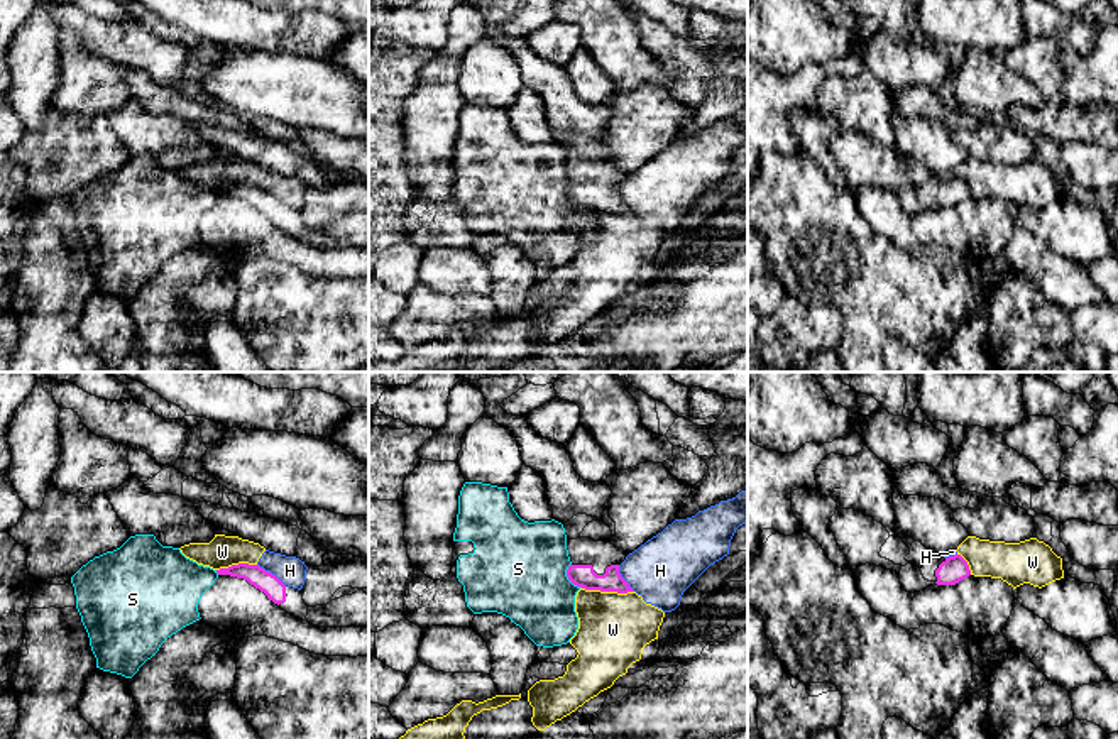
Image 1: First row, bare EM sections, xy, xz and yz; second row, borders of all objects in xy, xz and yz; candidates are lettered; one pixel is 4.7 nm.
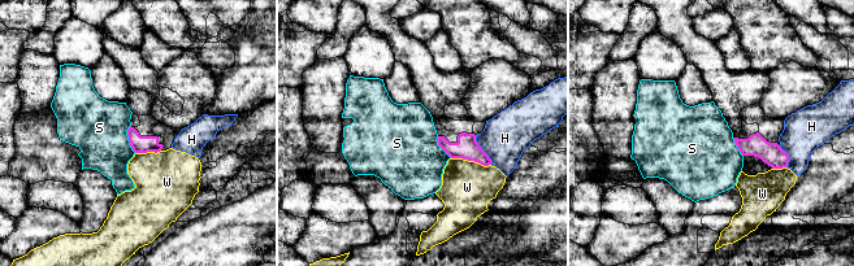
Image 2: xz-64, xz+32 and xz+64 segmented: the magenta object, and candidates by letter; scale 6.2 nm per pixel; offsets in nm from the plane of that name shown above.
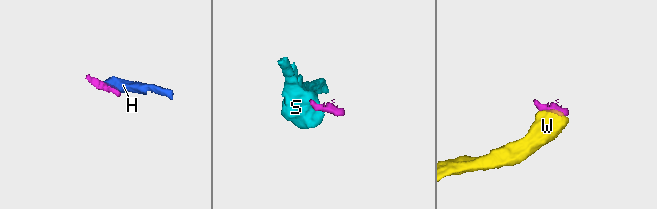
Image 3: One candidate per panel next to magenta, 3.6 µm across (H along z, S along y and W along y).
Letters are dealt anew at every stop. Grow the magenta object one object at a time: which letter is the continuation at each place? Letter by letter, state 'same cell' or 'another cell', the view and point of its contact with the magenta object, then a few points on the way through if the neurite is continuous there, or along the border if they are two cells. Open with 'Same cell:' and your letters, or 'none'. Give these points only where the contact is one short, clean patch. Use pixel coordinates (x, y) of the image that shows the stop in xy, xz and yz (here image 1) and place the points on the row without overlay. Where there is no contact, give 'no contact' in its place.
Same cell: none
H: another cell | xy (269, 193) | along xy (257, 185), (284, 207)
S: another cell | xz (569, 200) | along xz (570, 185), (567, 198), (582, 208)
W: another cell | xz (608, 212) | along xz (582, 208), (633, 213)

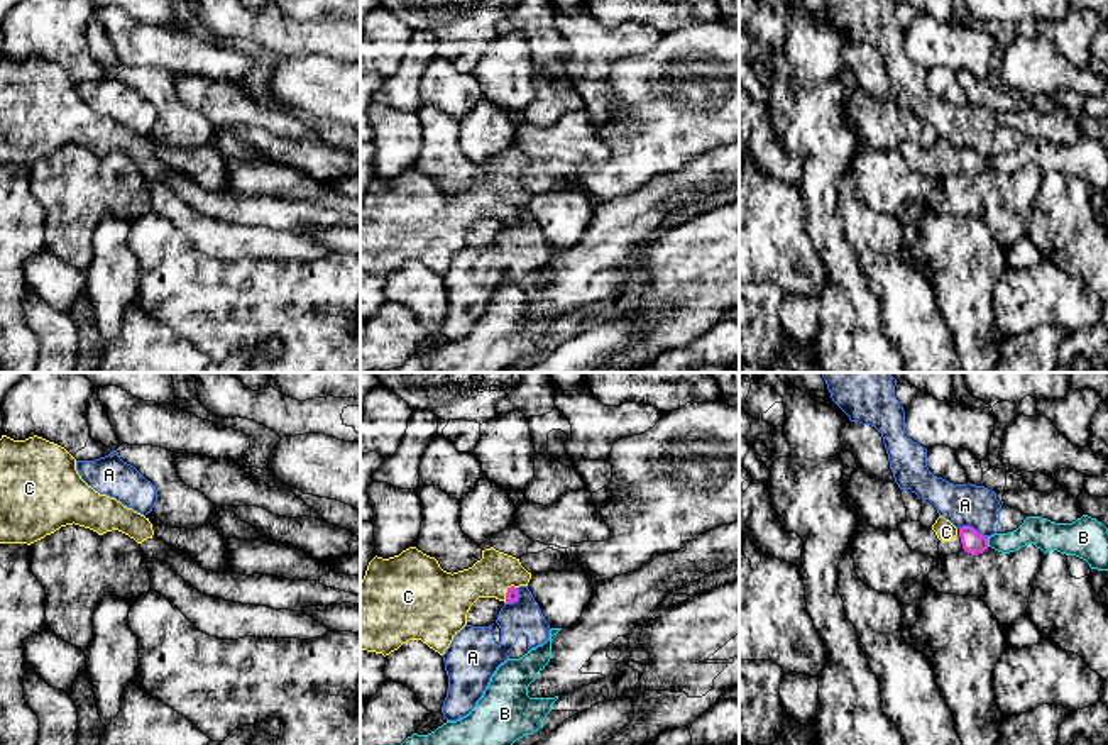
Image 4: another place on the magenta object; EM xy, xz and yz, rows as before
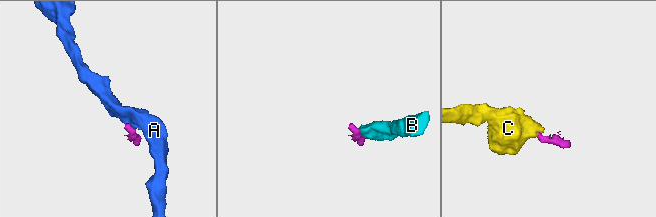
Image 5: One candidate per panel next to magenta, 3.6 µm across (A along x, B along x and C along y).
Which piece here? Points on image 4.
Same cell: C
A: another cell | yz (973, 149) | along yz (959, 148), (973, 148), (987, 158)
B: another cell | yz (987, 163) | along yz (987, 158), (988, 166)
C: same cell | xz (508, 212)

